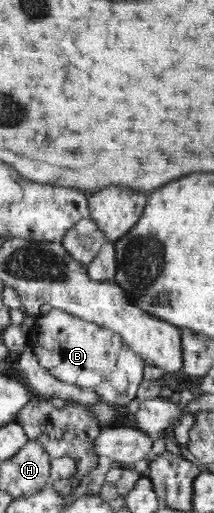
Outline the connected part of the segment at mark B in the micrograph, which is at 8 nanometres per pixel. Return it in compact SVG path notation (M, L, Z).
M51 308L47 314L38 315L32 326L31 338L30 347L37 361L57 379L83 390L95 391L99 399L109 404L128 405L136 399L146 363L116 331Z

